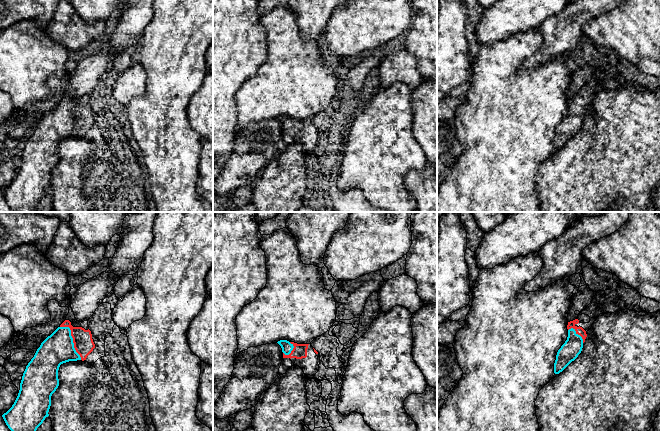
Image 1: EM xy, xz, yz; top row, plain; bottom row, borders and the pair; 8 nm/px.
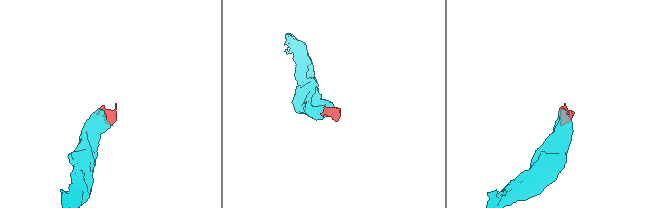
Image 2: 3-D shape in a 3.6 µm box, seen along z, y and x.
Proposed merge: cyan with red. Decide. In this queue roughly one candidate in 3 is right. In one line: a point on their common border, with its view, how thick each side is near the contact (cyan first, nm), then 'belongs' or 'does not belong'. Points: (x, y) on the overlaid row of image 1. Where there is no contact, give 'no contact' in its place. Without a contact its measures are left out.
contact xy (72, 339); calibres 260 and 160 nm; belongs

